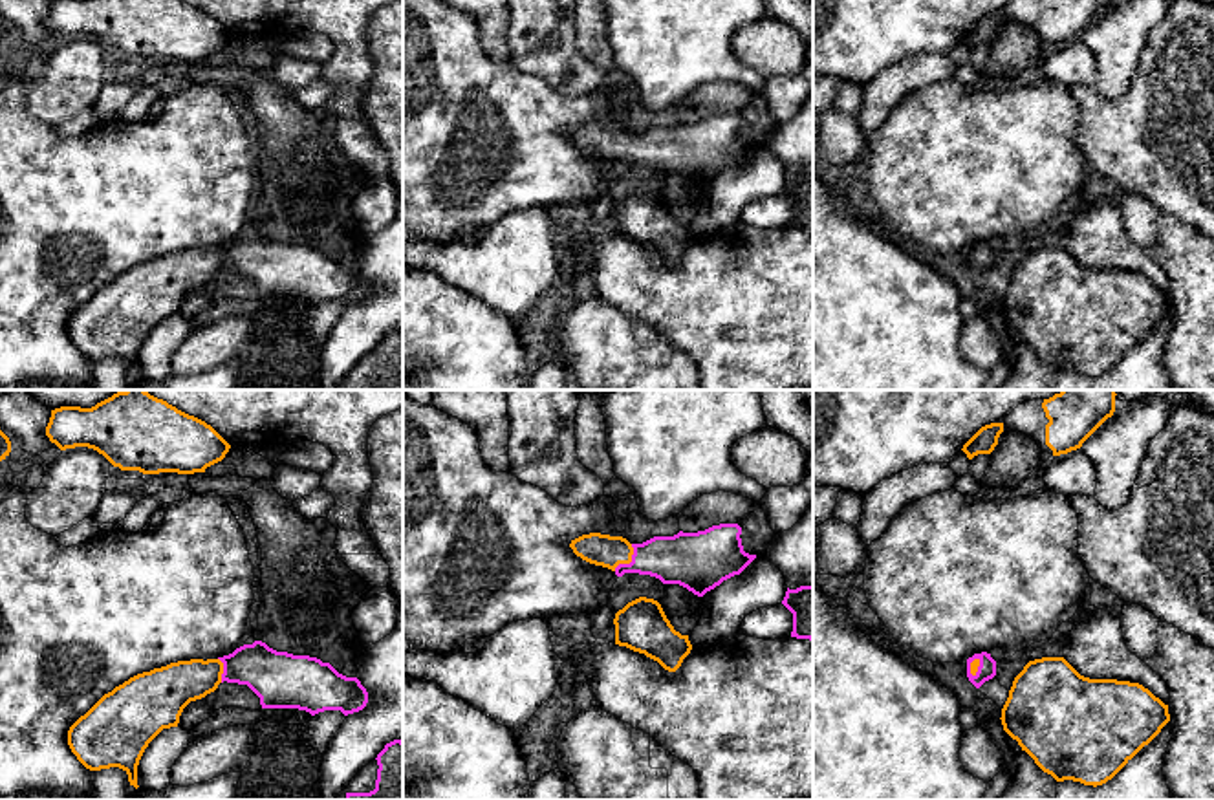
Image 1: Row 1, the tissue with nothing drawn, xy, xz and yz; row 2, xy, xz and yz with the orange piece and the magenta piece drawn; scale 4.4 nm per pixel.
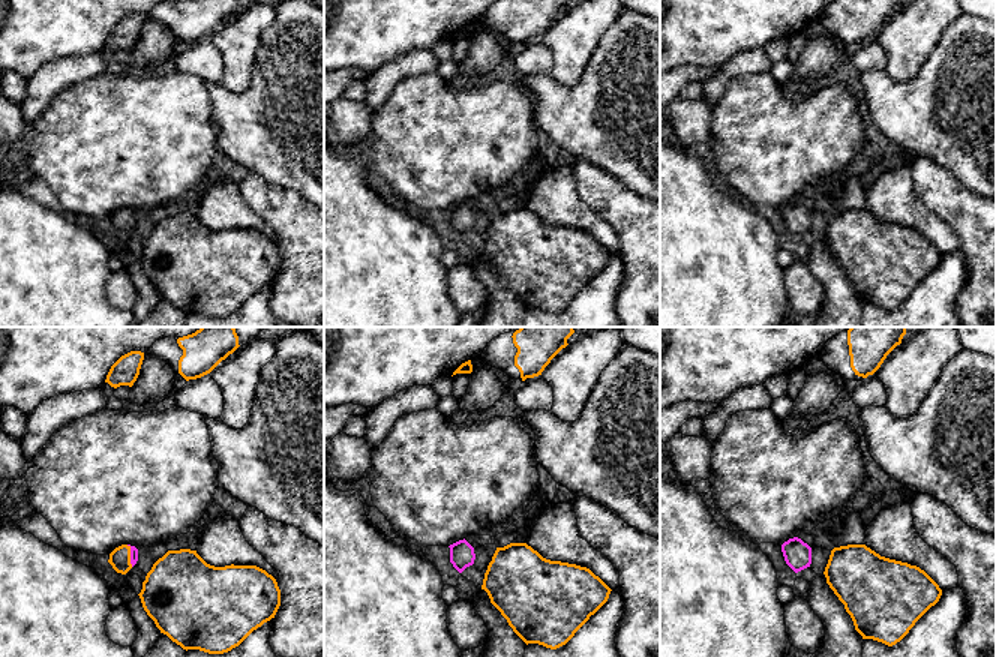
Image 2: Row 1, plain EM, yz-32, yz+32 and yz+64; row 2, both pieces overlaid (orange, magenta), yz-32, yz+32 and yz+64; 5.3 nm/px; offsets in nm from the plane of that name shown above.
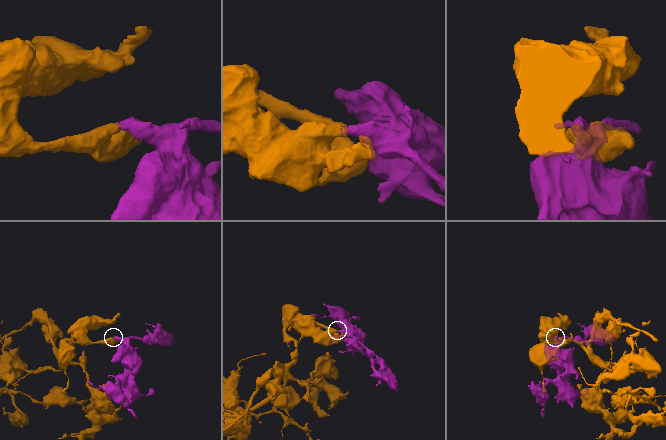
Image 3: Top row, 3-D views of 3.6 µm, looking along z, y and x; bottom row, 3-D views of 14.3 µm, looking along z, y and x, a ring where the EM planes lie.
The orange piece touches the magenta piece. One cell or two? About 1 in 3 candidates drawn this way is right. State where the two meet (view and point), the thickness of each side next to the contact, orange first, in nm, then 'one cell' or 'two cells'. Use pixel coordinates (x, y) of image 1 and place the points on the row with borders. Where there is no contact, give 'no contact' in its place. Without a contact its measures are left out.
meets orange in xz at (630, 561); 140 nm thick on the orange side, 240 nm on the other; one cell

